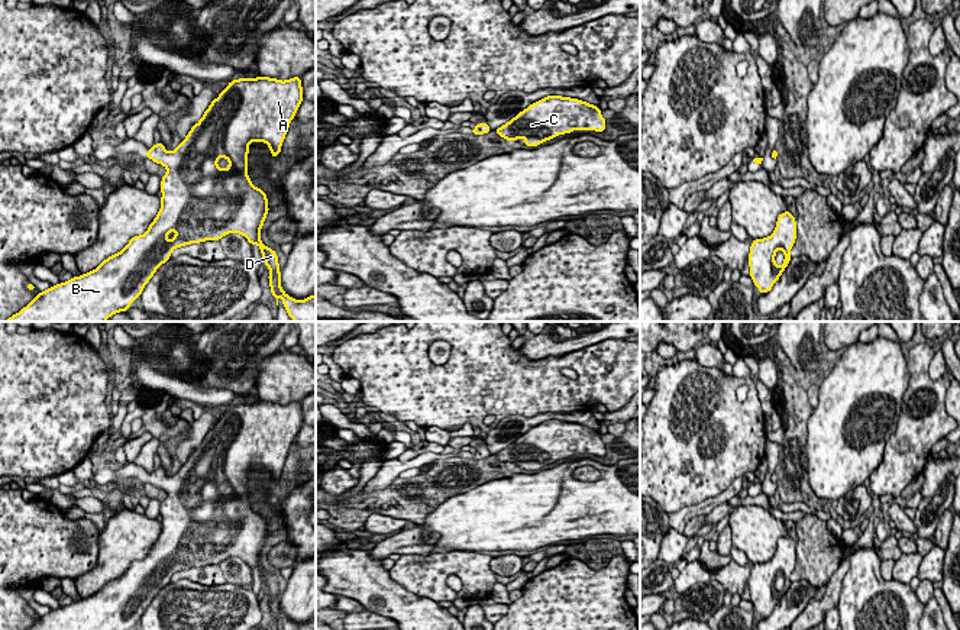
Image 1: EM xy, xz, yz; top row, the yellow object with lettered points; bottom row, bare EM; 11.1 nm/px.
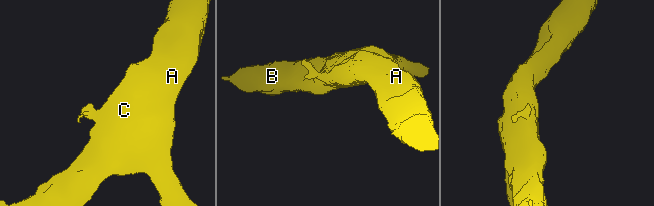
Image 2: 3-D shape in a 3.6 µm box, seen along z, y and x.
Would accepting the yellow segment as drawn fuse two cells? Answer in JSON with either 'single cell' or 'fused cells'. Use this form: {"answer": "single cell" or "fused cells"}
{"answer": "single cell"}

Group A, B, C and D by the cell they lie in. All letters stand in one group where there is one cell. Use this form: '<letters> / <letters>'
A B C D

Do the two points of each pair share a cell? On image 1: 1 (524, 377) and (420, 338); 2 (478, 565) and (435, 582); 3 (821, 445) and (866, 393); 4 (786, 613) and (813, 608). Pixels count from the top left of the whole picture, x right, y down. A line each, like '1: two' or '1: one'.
1: one
2: one
3: one
4: two

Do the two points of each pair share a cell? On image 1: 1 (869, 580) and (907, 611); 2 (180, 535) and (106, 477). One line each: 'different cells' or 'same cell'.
1: same cell
2: same cell

